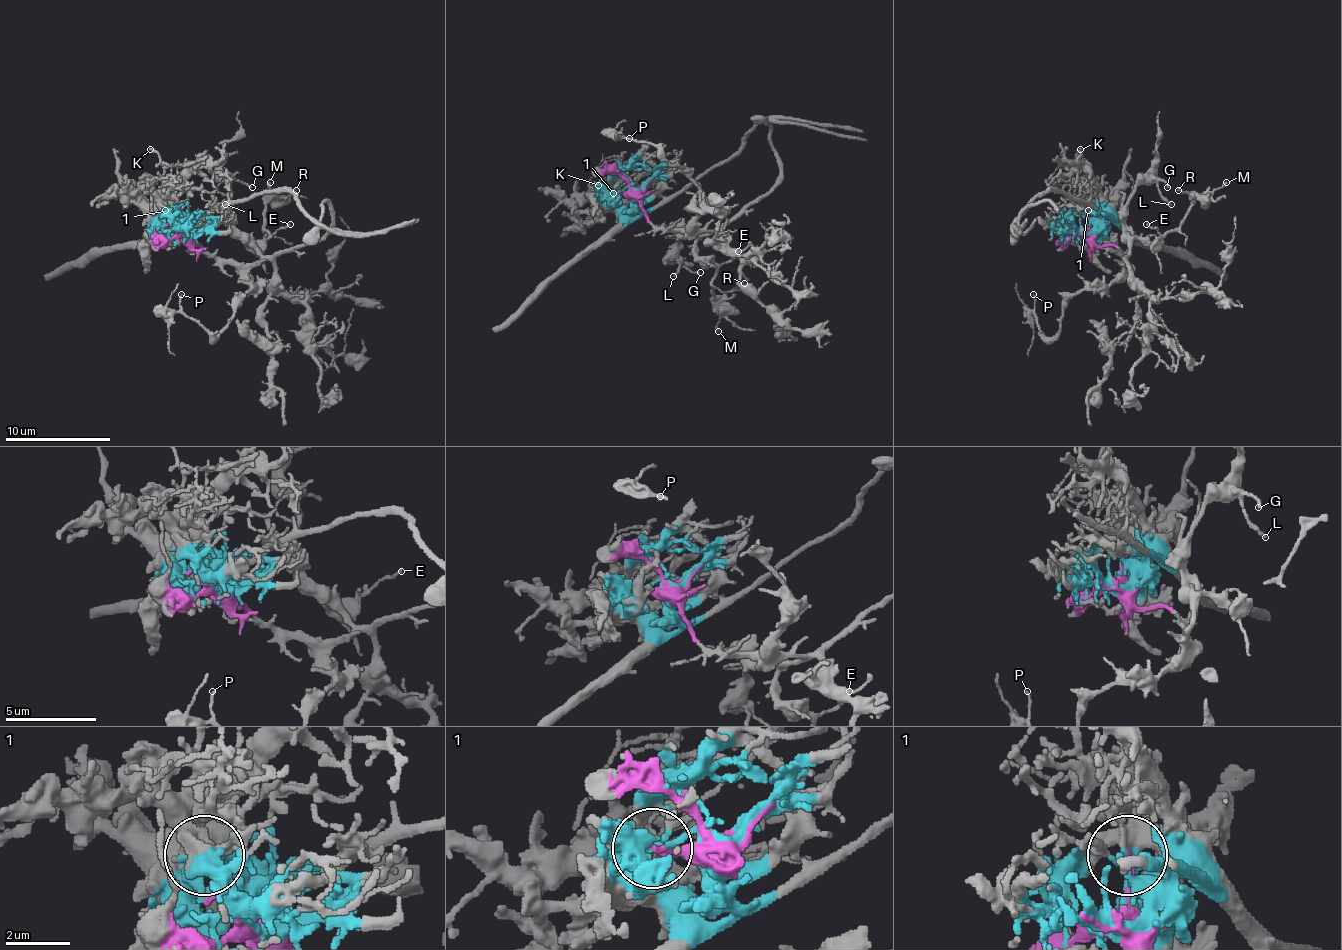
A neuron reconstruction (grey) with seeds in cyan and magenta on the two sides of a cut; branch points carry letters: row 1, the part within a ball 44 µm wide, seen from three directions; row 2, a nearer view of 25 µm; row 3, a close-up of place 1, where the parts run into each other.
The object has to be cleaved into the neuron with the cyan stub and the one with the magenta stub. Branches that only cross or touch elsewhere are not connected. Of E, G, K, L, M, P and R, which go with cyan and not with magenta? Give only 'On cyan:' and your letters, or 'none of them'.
On cyan: K

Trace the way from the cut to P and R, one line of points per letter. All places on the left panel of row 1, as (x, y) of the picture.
P: (187, 233), (208, 254), (231, 259), (252, 285), (213, 338), (181, 309), (181, 293)
R: (187, 233), (208, 254), (255, 264), (260, 254), (250, 238), (250, 243), (268, 235), (265, 206), (297, 191)

